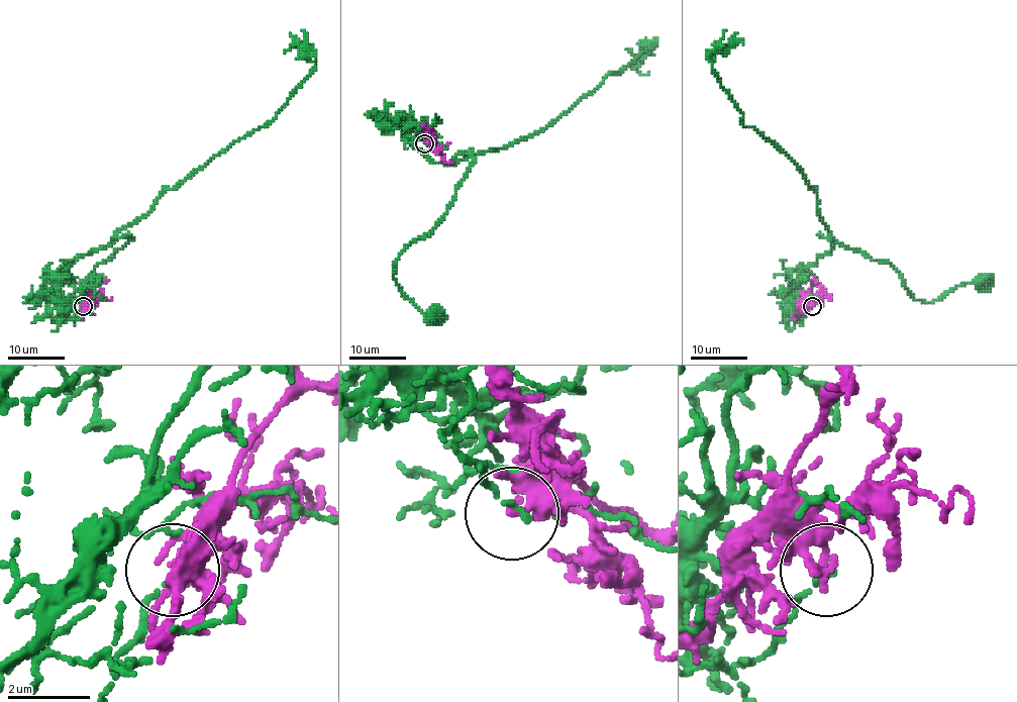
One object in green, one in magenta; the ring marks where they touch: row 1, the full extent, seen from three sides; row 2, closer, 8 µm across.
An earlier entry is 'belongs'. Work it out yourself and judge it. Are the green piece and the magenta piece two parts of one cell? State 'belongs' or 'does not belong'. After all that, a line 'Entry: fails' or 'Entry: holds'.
does not belong
Entry: fails

